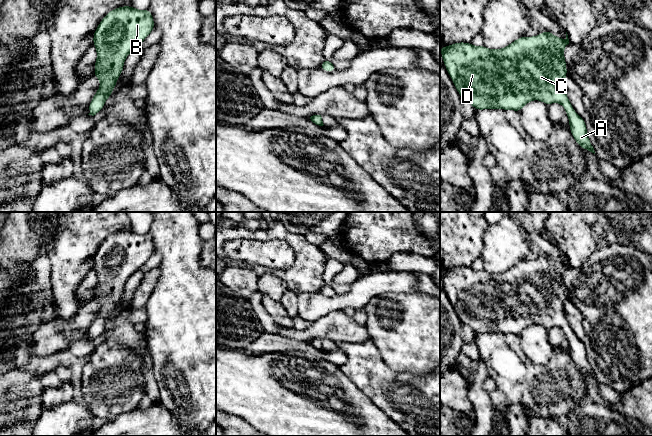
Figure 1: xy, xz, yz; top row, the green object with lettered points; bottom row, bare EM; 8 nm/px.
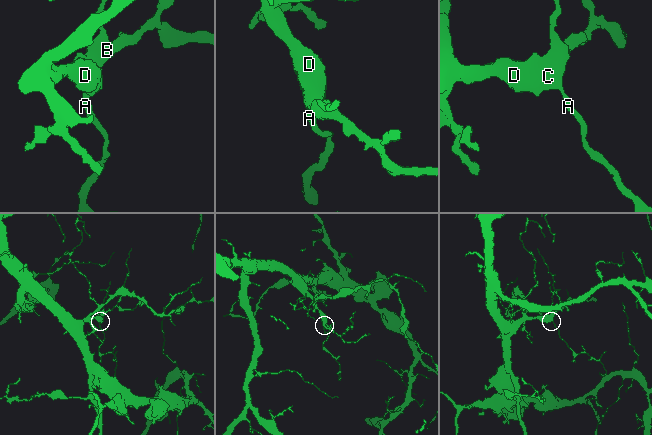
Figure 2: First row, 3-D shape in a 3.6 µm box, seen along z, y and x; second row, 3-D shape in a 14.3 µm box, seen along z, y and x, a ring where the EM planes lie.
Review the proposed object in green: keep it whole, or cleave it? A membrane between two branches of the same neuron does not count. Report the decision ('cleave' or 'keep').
keep

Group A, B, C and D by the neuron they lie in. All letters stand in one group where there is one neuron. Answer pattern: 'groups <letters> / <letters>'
groups A B C D

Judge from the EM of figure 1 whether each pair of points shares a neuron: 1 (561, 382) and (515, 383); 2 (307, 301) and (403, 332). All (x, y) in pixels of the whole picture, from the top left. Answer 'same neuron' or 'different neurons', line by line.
1: same neuron
2: different neurons

